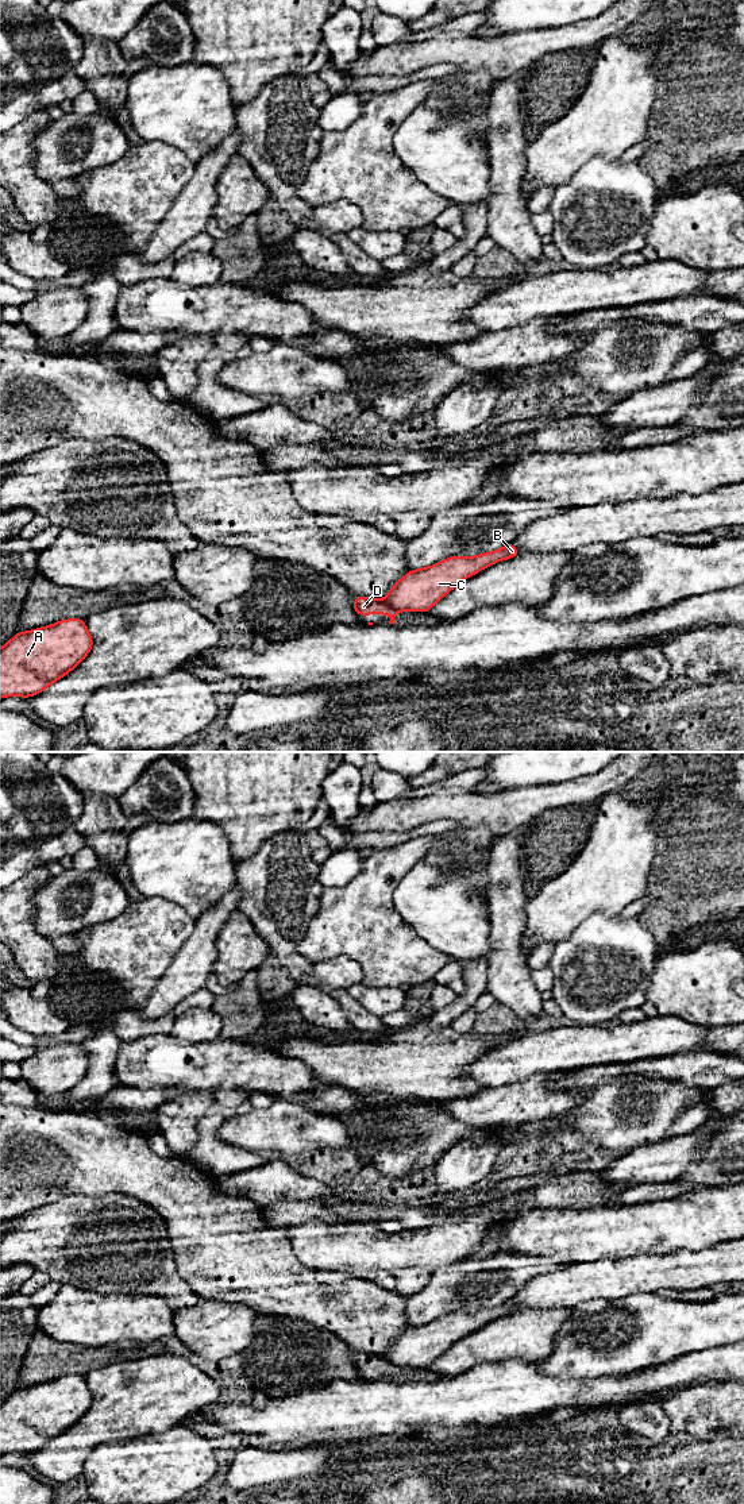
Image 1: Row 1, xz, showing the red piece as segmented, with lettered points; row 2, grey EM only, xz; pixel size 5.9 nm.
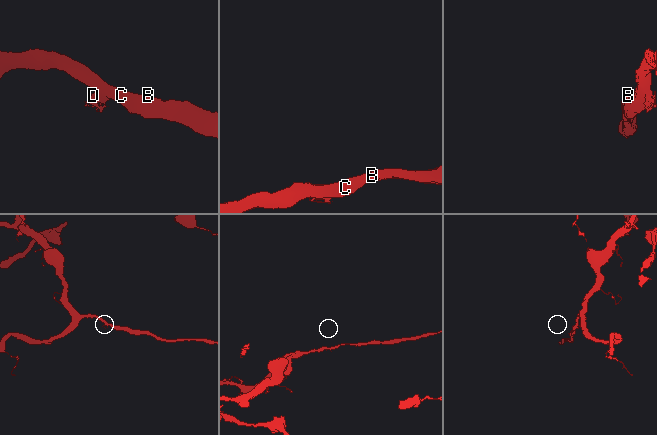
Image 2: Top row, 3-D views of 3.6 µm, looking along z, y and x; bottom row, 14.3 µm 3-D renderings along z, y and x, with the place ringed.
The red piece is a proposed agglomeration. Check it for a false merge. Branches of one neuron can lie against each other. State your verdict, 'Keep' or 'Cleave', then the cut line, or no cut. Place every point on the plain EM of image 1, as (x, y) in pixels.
Cleave. Split along xz (382, 1356), (397, 1366)

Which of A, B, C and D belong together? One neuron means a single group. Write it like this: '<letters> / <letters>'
A B C / D

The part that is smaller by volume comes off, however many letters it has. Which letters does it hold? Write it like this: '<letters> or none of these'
D

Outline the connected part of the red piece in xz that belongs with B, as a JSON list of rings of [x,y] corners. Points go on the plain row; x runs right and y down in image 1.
[[[510,1299],[477,1312],[450,1312],[435,1322],[410,1326],[382,1355],[400,1368],[427,1369],[448,1347],[478,1327],[521,1308]]]

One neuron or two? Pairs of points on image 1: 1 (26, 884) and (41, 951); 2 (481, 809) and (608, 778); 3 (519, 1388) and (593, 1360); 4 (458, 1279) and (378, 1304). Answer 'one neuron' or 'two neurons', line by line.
1: one neuron
2: one neuron
3: two neurons
4: two neurons

